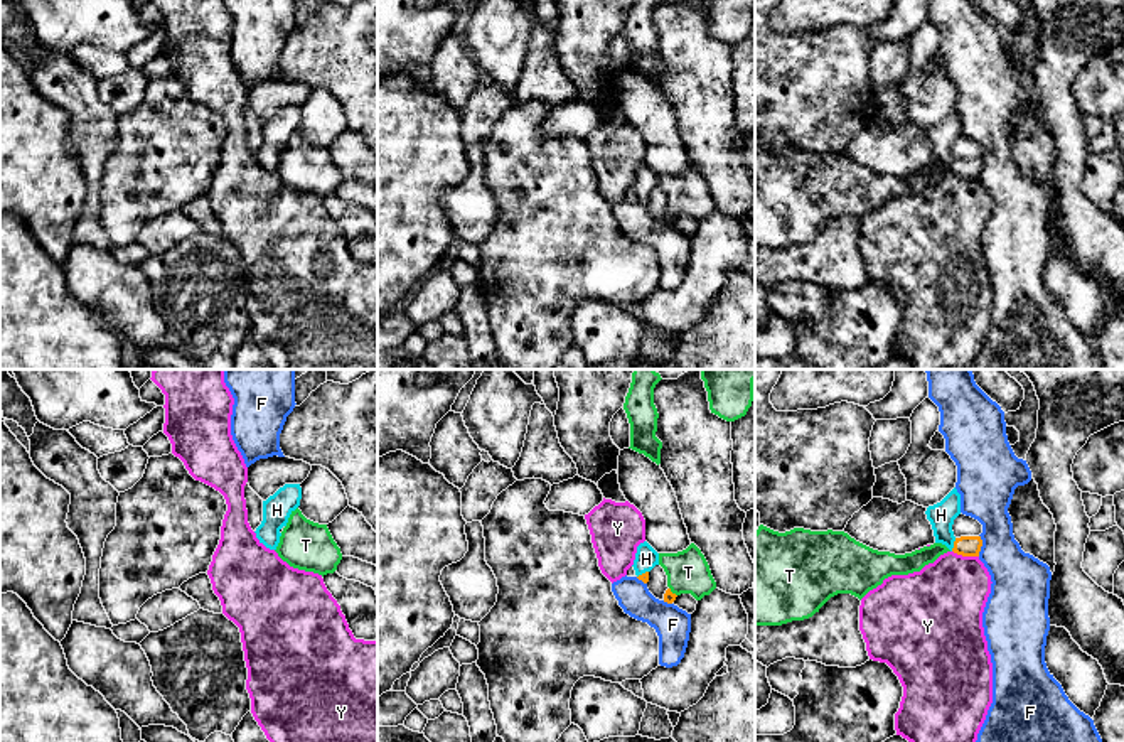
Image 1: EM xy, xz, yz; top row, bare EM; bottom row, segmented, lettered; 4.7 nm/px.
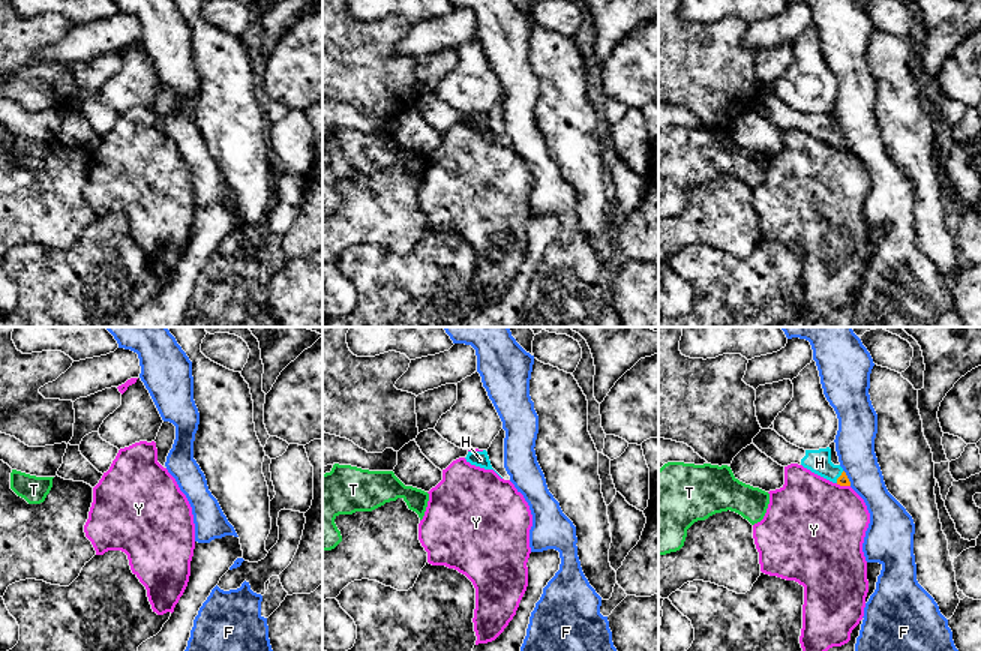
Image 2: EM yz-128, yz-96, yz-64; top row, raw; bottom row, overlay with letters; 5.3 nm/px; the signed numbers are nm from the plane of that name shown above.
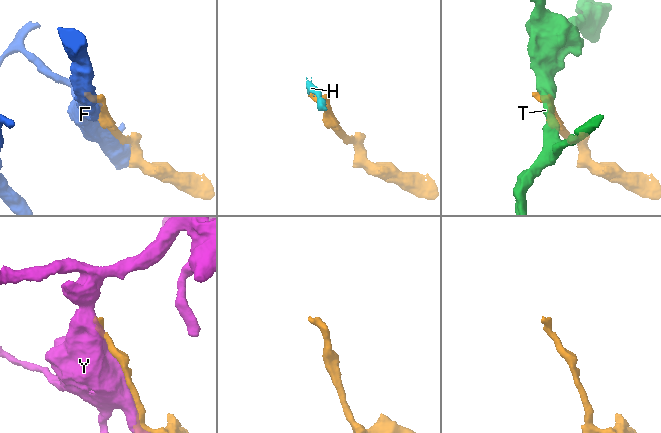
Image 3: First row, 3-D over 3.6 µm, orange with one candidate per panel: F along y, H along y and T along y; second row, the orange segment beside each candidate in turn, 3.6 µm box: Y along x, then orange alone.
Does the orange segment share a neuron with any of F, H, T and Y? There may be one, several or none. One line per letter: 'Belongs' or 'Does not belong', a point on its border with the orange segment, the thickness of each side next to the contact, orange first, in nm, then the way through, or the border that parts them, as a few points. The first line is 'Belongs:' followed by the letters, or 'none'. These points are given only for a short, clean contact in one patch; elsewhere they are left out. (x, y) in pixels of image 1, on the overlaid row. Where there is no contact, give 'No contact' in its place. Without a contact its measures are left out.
Belongs: H
F: Does not belong. Touches orange at yz (981, 545). Thickness 100 nm (orange) against 260 nm
H: Belongs. Touches orange at yz (954, 545). Thickness 100 nm (orange) against 120 nm. Path across: yz (966, 545), (954, 545), (942, 532), (941, 515)
T: Does not belong. Touches orange at xz (671, 592). Thickness 60 nm (orange) against 200 nm. Boundary: xz (669, 587), (676, 596)
Y: Does not belong. Touches orange at yz (966, 555). Thickness 100 nm (orange) against 380 nm

